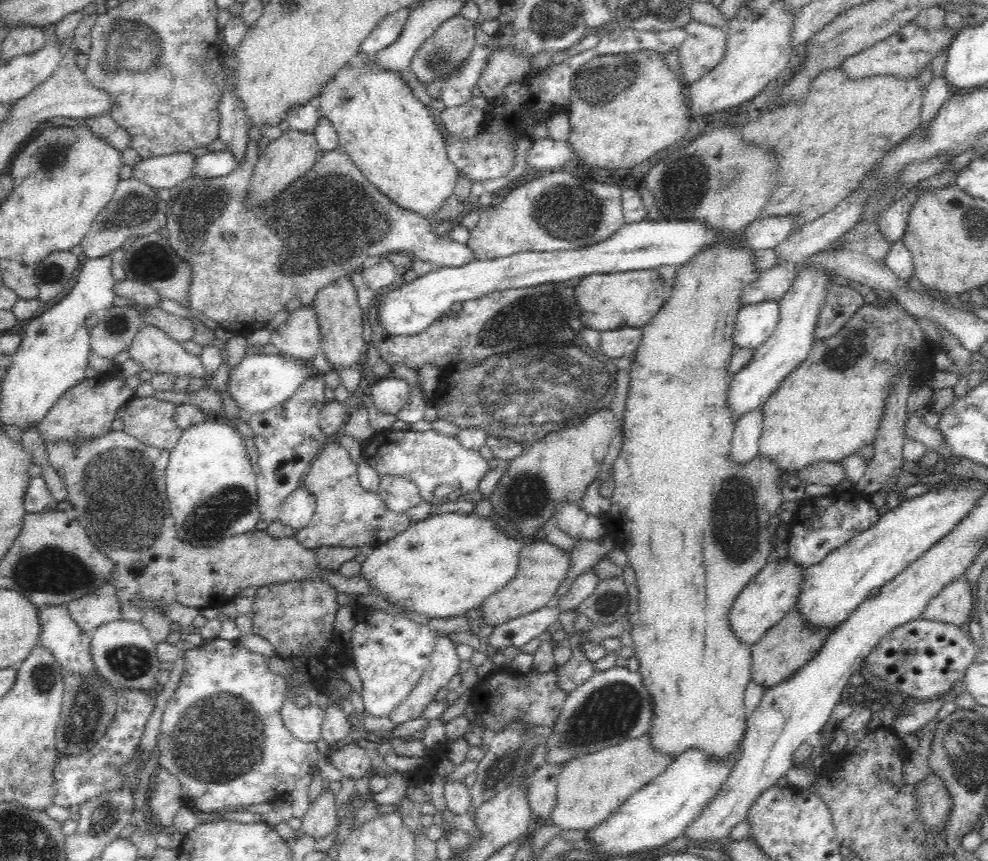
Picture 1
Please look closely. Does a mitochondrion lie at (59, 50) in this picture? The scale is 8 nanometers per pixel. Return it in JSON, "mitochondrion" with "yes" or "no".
{"mitochondrion":"no"}

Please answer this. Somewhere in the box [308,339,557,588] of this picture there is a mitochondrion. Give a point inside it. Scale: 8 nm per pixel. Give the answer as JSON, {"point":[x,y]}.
{"point":[525,497]}

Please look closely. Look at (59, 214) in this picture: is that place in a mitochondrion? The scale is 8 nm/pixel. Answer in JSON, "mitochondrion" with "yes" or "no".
{"mitochondrion":"no"}

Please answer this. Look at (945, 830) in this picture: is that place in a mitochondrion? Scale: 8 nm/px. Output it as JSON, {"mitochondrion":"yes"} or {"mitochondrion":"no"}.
{"mitochondrion":"no"}

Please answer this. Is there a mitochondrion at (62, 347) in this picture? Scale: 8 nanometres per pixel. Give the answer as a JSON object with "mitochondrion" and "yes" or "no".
{"mitochondrion":"no"}

